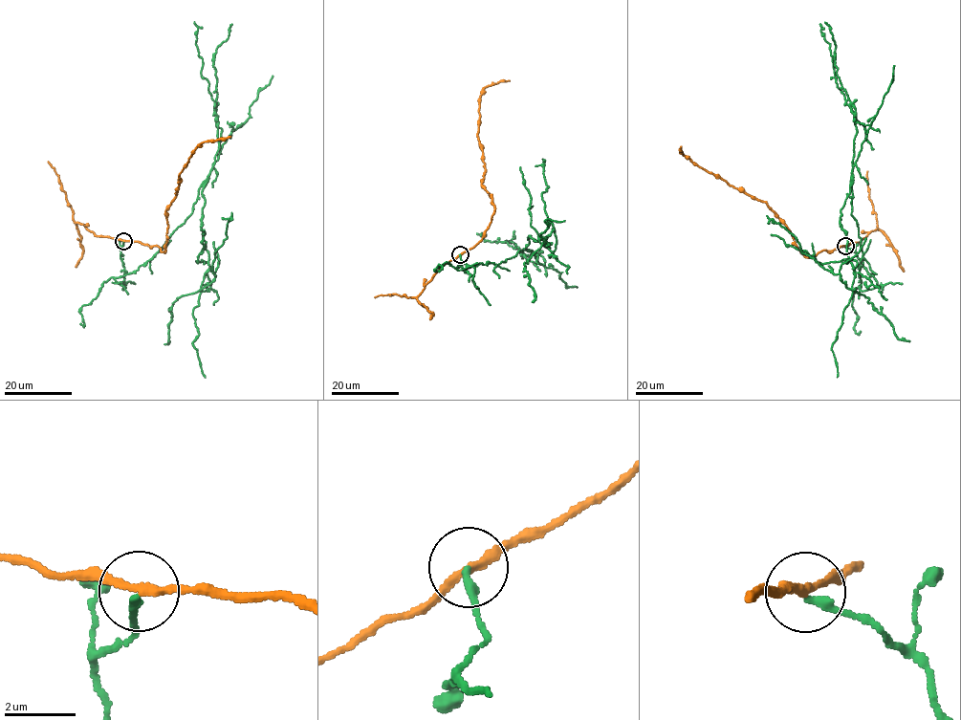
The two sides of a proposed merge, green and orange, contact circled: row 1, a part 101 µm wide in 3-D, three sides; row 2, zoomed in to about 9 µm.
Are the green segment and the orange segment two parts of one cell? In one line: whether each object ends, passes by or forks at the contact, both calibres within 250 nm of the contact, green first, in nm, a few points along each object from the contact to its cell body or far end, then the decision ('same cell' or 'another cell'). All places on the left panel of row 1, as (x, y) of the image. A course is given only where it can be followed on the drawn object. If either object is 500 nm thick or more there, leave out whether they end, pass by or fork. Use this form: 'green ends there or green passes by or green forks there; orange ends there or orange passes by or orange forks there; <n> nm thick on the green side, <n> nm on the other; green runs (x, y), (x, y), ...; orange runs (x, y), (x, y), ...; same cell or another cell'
green ends there; orange passes by; 240 nm thick on the green side, 220 nm on the other; green runs (123, 241), (125, 287), (116, 277), (157, 252), (202, 185), (209, 269), (201, 290), (231, 212); orange runs (123, 241), (138, 241), (164, 252), (165, 211), (184, 166), (204, 141), (230, 137); another cell

